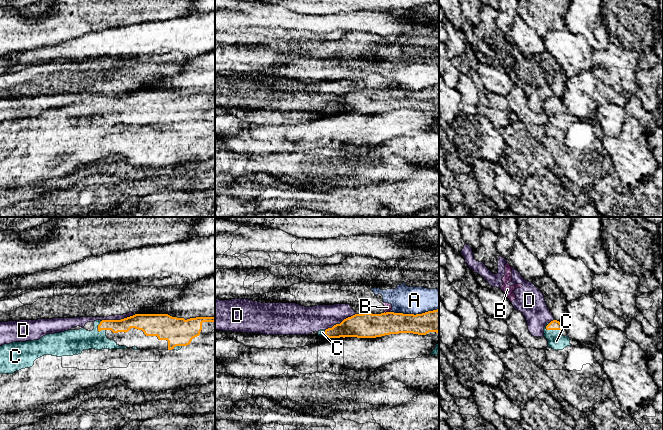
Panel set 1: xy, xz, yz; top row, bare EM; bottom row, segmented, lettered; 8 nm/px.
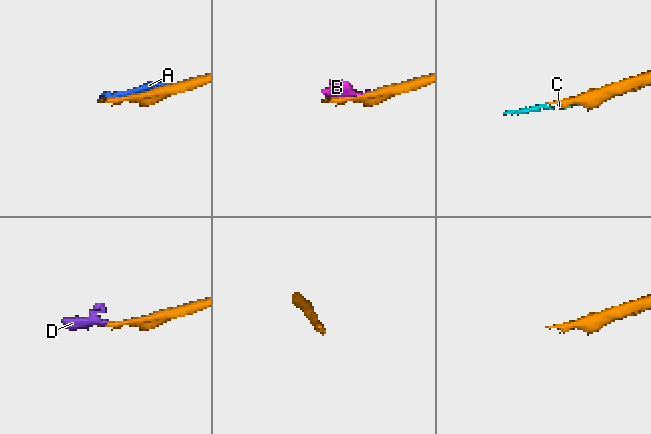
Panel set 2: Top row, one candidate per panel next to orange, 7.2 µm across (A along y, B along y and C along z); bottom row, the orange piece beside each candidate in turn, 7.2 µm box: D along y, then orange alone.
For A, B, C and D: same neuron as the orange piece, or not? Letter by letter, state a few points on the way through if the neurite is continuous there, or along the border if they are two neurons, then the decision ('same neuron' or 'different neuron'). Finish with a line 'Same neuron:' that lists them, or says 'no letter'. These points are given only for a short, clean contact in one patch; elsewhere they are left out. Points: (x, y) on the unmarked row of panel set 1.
A: different neuron
B: different neuron
C: same neuron
D: border xy (133, 90), (120, 95), (103, 95), (101, 97); different neuron
Same neuron: C

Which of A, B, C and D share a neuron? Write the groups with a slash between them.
A / B D / C

